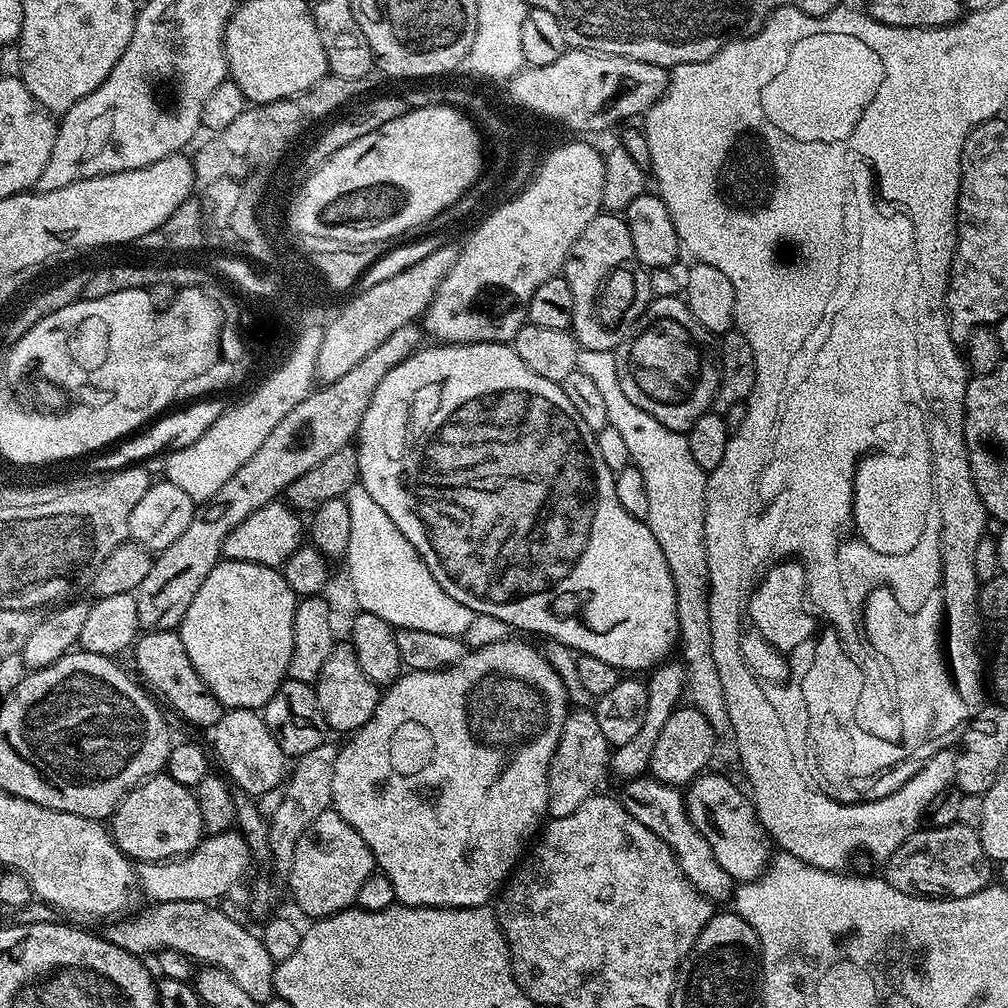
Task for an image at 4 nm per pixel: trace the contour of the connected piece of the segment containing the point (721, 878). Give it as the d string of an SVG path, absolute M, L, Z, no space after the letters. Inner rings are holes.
M651 775L638 776L634 780L627 781L624 789L618 792L618 799L627 812L634 814L646 830L658 834L666 846L670 846L672 853L676 855L676 861L684 876L707 900L719 902L719 900L731 901L734 896L734 881L726 870L714 858L714 850L710 850L710 842L698 834L694 822L690 822L690 814L684 805L684 792L679 787L663 784L660 780L653 780Z

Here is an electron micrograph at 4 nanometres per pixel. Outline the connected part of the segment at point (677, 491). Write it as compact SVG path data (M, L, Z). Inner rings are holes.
M581 348L576 367L599 387L606 402L608 427L618 430L619 436L626 441L632 463L638 470L642 470L642 479L646 481L646 495L650 502L650 514L646 523L654 538L658 538L658 546L662 546L662 555L666 558L666 566L670 566L670 578L674 578L674 594L678 598L679 643L682 648L684 644L682 663L687 703L696 708L698 714L706 718L706 722L710 722L717 738L731 737L730 710L726 710L726 694L722 694L722 678L714 663L710 634L710 570L704 545L707 475L702 466L694 462L694 454L690 454L690 442L685 433L662 426L654 414L638 410L638 406L626 398L622 382L618 382L615 351Z

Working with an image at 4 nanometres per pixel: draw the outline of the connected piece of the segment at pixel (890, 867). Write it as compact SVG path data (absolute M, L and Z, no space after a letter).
M957 822L950 826L921 827L894 854L890 854L883 865L883 879L888 881L894 890L911 892L917 896L933 898L950 897L966 898L970 894L978 894L978 890L989 887L992 876L990 861L986 850L982 850L978 832L965 822Z

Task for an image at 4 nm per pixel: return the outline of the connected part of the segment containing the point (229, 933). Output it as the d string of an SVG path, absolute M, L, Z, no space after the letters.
M162 902L148 907L152 908L145 912L137 911L127 918L113 919L107 925L109 928L103 929L104 939L131 952L133 956L143 957L144 952L157 954L169 948L188 956L192 962L201 960L201 965L226 970L226 974L230 974L230 978L242 986L242 991L254 998L257 1006L263 1006L276 996L274 974L277 961L266 954L263 939L257 933L255 936L250 929L243 928L237 917L228 917L212 902Z

